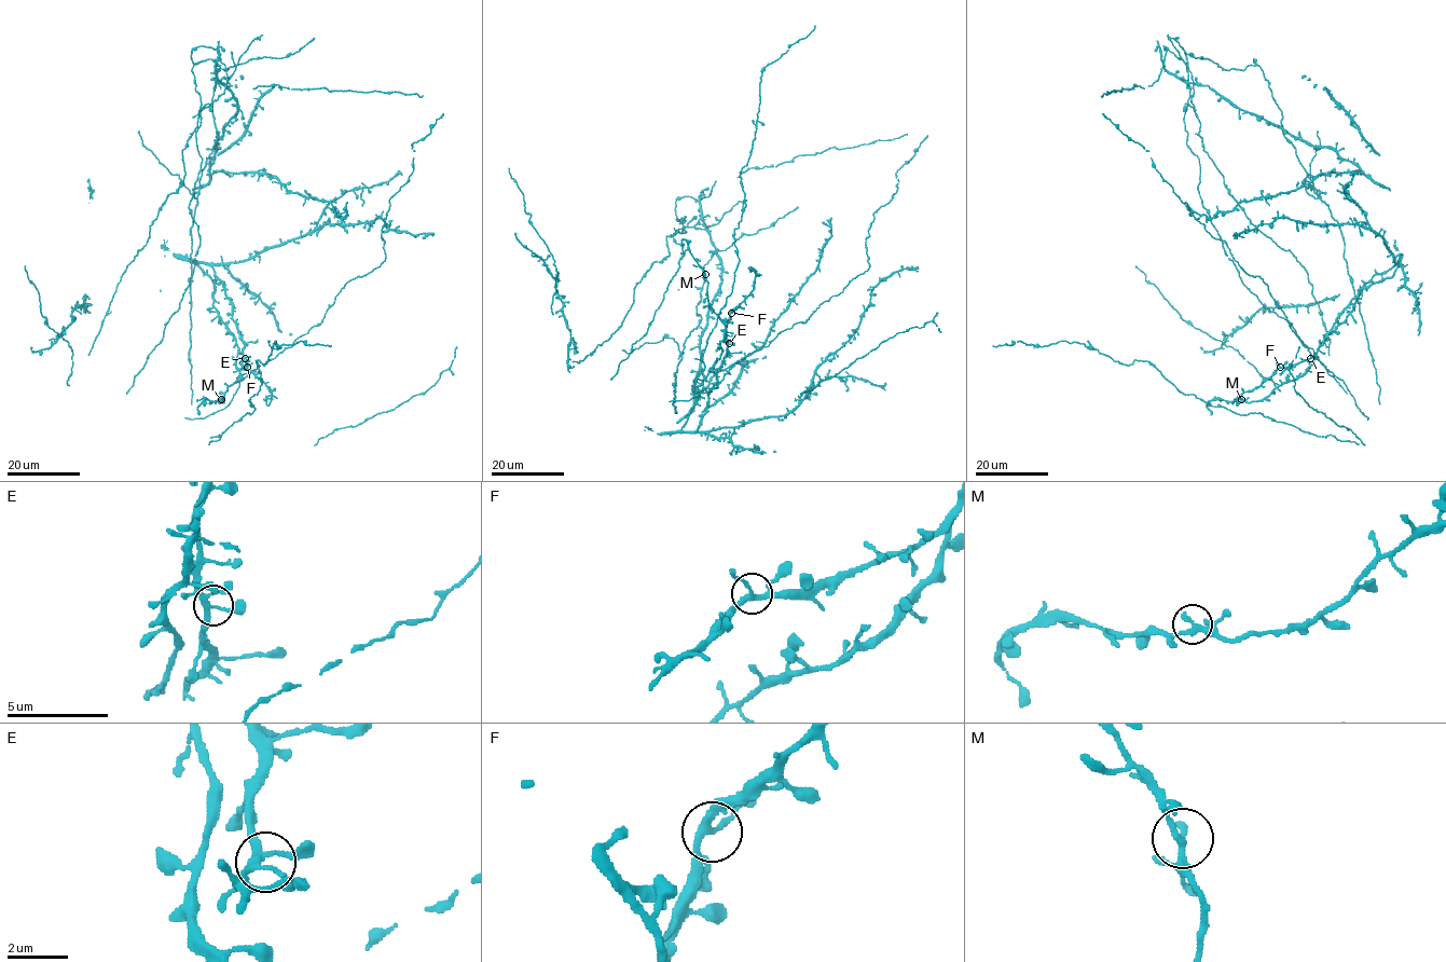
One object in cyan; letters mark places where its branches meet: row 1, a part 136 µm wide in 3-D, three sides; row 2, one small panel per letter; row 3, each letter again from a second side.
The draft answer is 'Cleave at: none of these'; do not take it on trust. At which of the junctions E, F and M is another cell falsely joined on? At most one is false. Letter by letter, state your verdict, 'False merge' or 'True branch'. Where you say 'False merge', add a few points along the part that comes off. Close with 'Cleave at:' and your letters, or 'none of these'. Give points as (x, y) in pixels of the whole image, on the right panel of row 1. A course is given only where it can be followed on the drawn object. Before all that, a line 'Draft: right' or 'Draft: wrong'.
Draft: right
E: True branch
F: True branch
M: True branch
Cleave at: none of these

